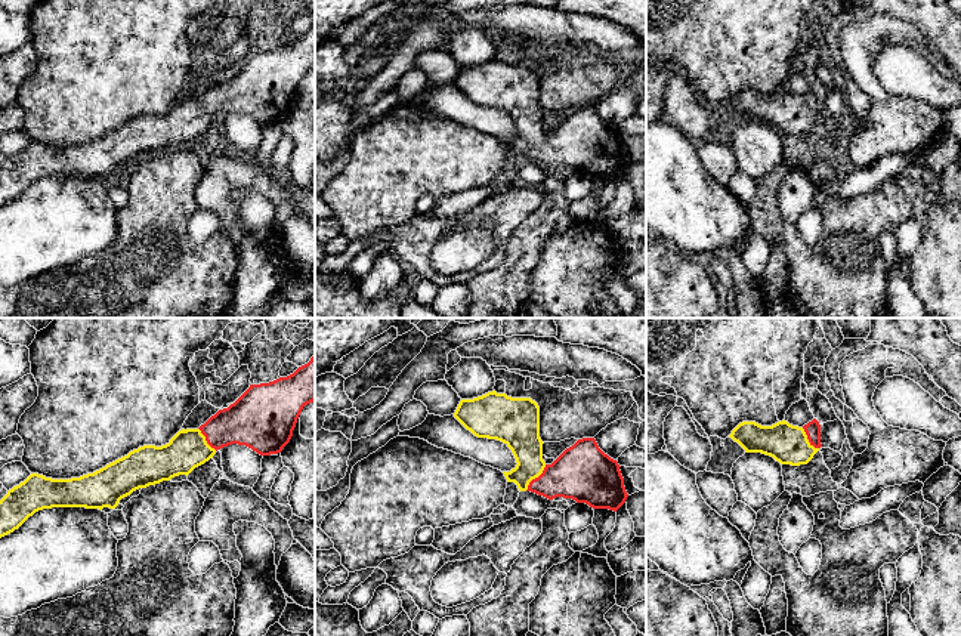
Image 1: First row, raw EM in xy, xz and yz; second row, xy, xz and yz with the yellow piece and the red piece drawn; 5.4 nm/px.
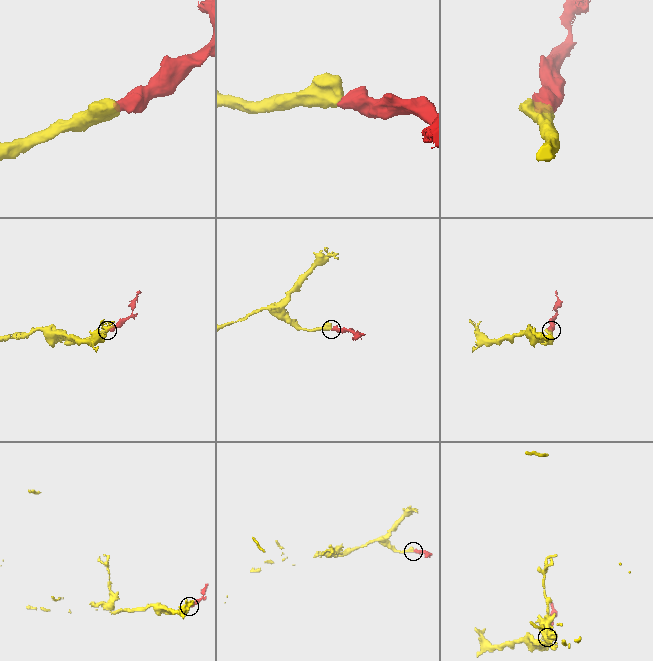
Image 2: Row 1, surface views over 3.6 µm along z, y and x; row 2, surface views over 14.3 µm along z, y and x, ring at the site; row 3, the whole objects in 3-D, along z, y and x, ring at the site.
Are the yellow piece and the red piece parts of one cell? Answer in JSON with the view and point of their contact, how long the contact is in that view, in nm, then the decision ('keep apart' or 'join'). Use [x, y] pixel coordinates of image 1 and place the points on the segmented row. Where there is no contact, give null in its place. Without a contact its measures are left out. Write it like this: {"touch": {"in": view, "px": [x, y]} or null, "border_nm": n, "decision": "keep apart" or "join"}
{"touch": {"in": "xz", "px": [535, 476]}, "border_nm": 180, "decision": "join"}

